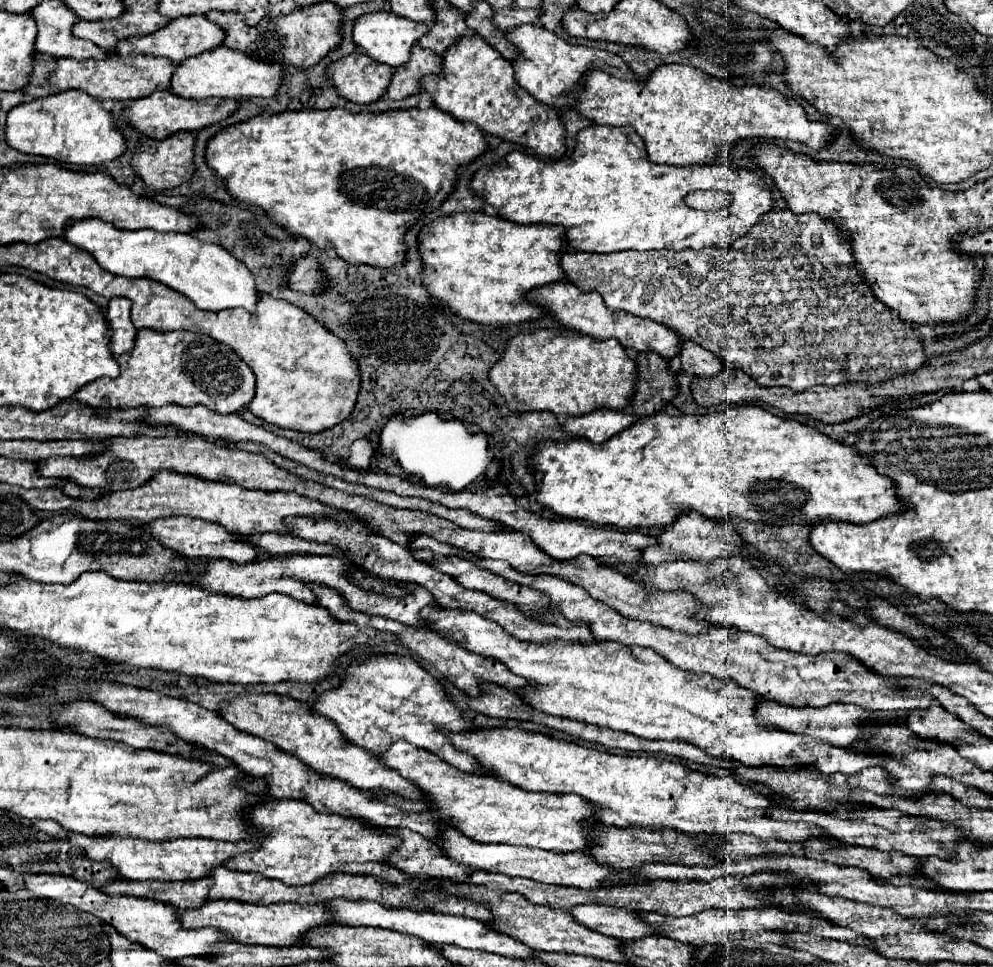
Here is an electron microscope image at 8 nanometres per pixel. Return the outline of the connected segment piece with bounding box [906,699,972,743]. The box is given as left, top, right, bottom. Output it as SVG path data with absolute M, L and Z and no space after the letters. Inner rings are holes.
M936 699L932 705L922 711L910 711L906 717L906 727L914 731L922 739L934 739L938 743L950 743L950 739L960 737L962 731L972 731L972 728L960 721L956 715L948 713Z

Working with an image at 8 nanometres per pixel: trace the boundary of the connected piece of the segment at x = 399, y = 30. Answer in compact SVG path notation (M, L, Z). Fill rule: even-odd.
M378 11L378 13L362 15L354 21L354 27L352 27L352 39L354 39L356 47L362 49L368 57L376 59L378 63L386 63L390 67L404 65L410 57L412 45L426 33L428 33L426 23L416 23L416 21L410 21L410 19L396 17L390 11Z

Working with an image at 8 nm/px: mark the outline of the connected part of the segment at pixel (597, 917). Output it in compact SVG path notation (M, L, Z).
M580 905L570 907L568 913L584 923L584 927L592 927L592 931L600 931L602 935L612 935L618 939L640 939L646 935L654 935L654 931L642 923L636 911L618 909L618 907L604 907L604 905Z

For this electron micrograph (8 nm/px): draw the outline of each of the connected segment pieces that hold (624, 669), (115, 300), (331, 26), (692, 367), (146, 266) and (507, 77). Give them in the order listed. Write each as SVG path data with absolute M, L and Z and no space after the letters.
M428 605L420 611L422 621L452 637L464 631L460 647L484 657L502 661L512 673L528 679L532 691L520 695L524 703L550 715L562 715L586 721L598 727L632 733L644 739L682 739L712 757L724 757L742 765L816 765L822 773L856 773L864 769L864 753L856 747L834 747L830 743L790 735L786 731L762 725L754 719L758 695L732 681L712 679L712 675L696 675L668 663L652 649L624 647L614 641L598 645L582 643L528 643L508 635L498 623L476 615L474 611L442 609Z
M112 297L106 309L106 321L112 331L110 335L110 351L114 355L126 353L132 349L136 327L130 321L130 301L124 297Z
M320 1L308 7L298 7L288 15L280 17L264 17L258 25L248 25L244 21L244 15L234 11L210 11L206 15L210 21L218 23L226 37L224 47L238 49L242 53L248 53L250 57L264 61L264 63L278 63L282 67L296 67L306 69L310 65L316 65L330 49L338 47L340 43L340 9L332 5L330 1Z
M682 341L680 343L680 367L684 373L692 373L692 375L700 375L700 377L710 377L716 375L716 371L722 371L722 361L712 355L710 351L706 351L704 347L700 347L698 343L692 341Z
M76 219L64 229L64 239L88 251L102 269L124 277L148 277L186 295L198 309L256 309L258 291L252 273L220 245L204 243L190 233L156 233L152 229L124 231L100 219Z
M480 35L456 39L444 55L444 67L440 75L426 75L420 87L432 95L438 109L454 115L458 121L476 123L480 131L528 147L538 157L558 159L566 151L564 127L558 113L552 107L542 105L545 117L539 108L540 103L516 85L512 63L492 49Z

